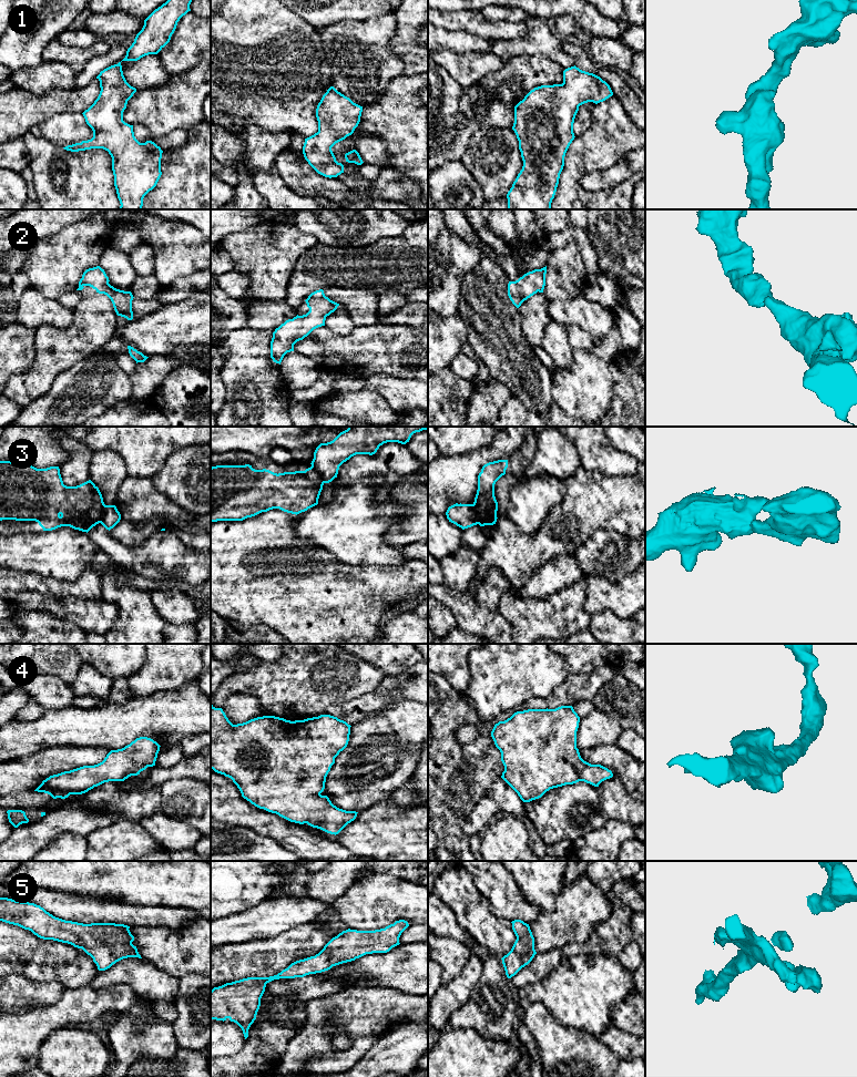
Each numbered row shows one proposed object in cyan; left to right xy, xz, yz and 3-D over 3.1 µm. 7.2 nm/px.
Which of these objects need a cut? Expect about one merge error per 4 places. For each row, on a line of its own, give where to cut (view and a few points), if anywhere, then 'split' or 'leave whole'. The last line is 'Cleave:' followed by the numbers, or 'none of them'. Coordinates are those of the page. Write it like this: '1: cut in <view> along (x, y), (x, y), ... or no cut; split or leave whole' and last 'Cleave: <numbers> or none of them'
1: no cut; leave whole
2: no cut; leave whole
3: cut in yz along (470, 504), (478, 523); split
4: no cut; leave whole
5: no cut; leave whole
Cleave: 3

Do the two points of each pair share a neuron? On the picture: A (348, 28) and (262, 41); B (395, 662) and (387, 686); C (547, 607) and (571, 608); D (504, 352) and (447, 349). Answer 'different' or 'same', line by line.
A: different
B: different
C: same
D: different

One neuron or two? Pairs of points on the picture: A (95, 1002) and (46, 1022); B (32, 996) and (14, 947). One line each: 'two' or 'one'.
A: one
B: two

